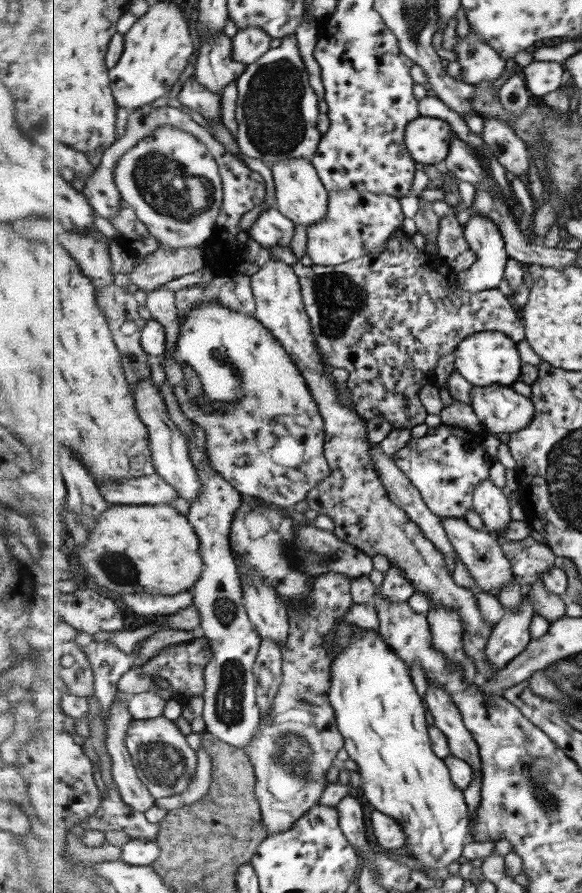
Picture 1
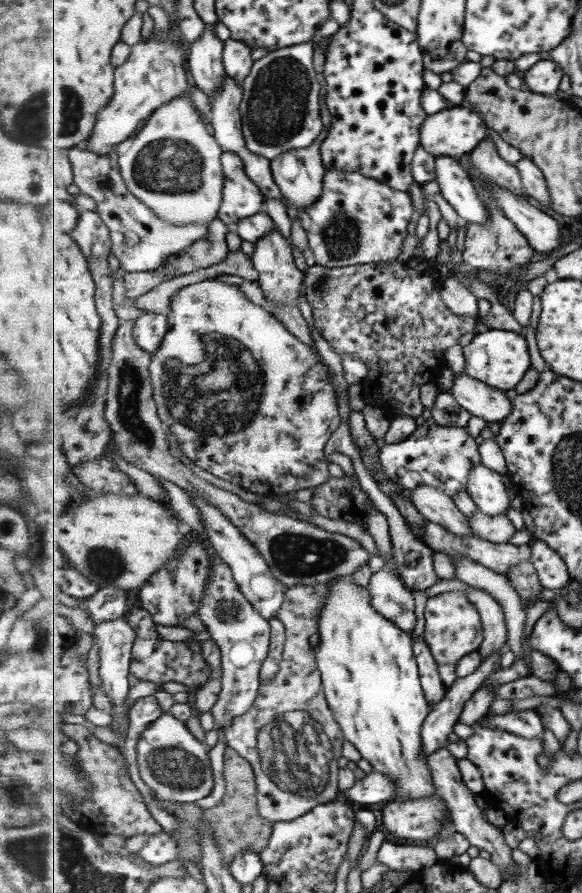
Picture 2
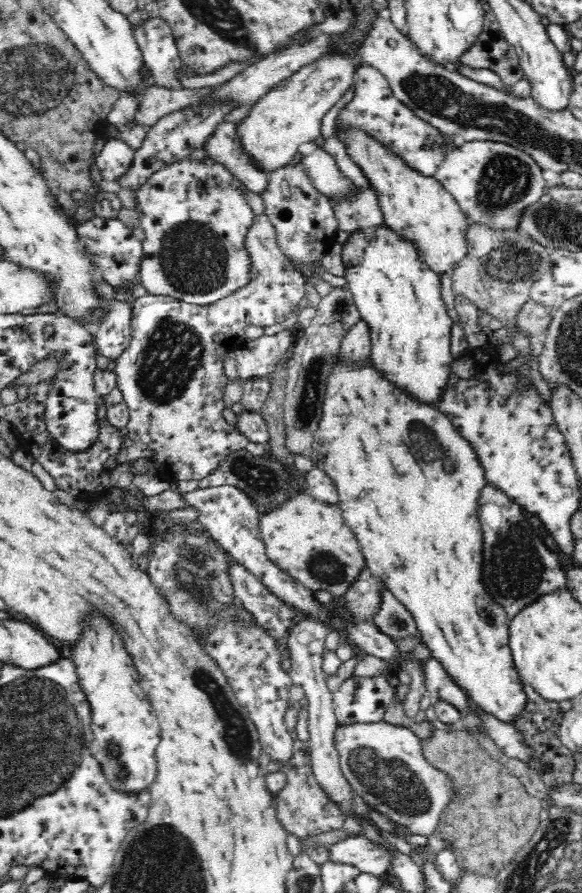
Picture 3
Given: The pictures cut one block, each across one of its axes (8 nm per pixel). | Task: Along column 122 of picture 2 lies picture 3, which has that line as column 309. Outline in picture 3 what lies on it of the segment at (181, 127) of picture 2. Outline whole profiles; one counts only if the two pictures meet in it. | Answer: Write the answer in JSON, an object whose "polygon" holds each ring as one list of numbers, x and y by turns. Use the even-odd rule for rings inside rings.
{"polygon":[[316,146,312,156,305,157,301,162,316,188,326,197,332,198,334,195,345,195,353,191,353,184,338,170,334,159,323,147]]}

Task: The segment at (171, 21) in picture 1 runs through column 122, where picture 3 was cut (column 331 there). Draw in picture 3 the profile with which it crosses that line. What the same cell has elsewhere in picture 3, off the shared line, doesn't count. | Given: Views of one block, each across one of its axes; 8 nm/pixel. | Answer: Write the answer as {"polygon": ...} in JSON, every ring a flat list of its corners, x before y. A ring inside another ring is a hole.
{"polygon":[[328,54,320,60,316,60,314,64,302,66,296,74,292,74,290,78,282,80,264,94,256,104,248,110,248,114,242,118,236,125,236,136,233,140,239,144,239,148,247,154,251,164,261,172,270,174,274,170,284,168,290,163,295,163,300,157,300,146,306,142,316,140,321,134,322,118,326,116,326,112,332,108,340,98,344,96,352,87,355,80,355,66,353,60,343,56,343,54]]}

